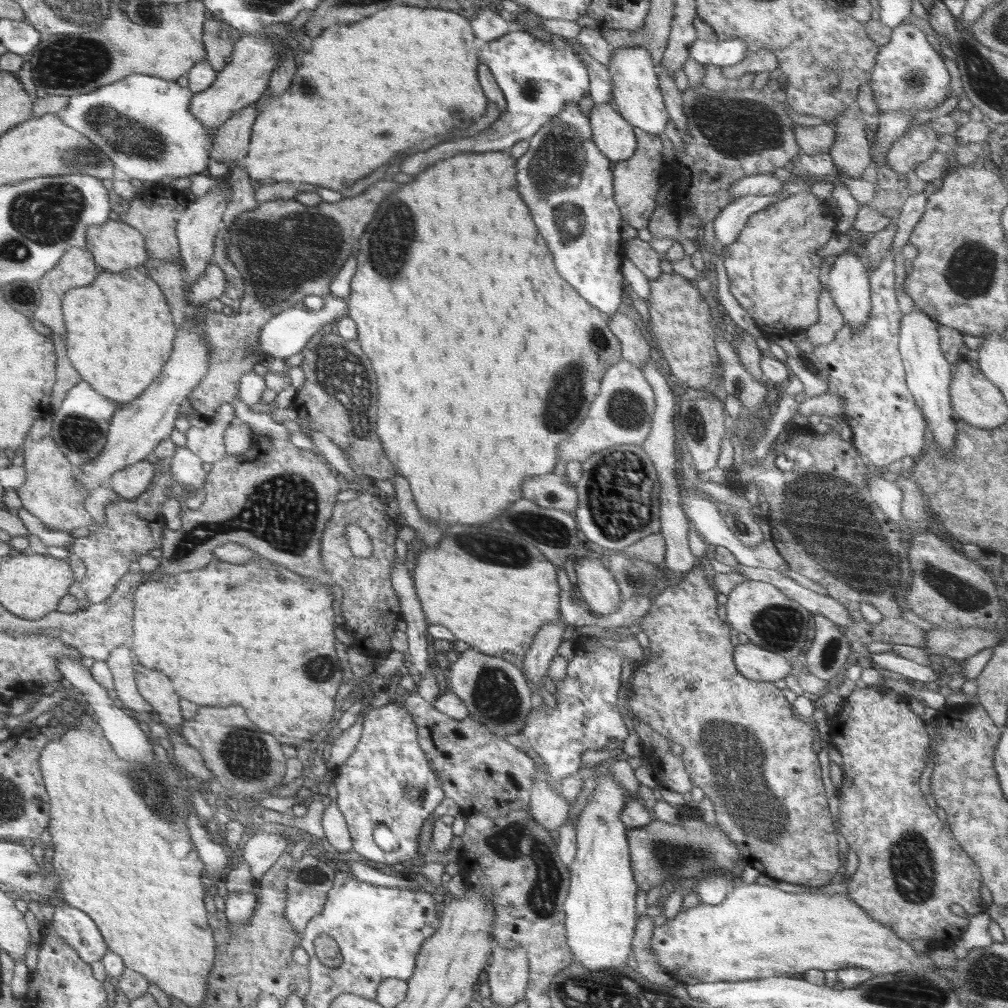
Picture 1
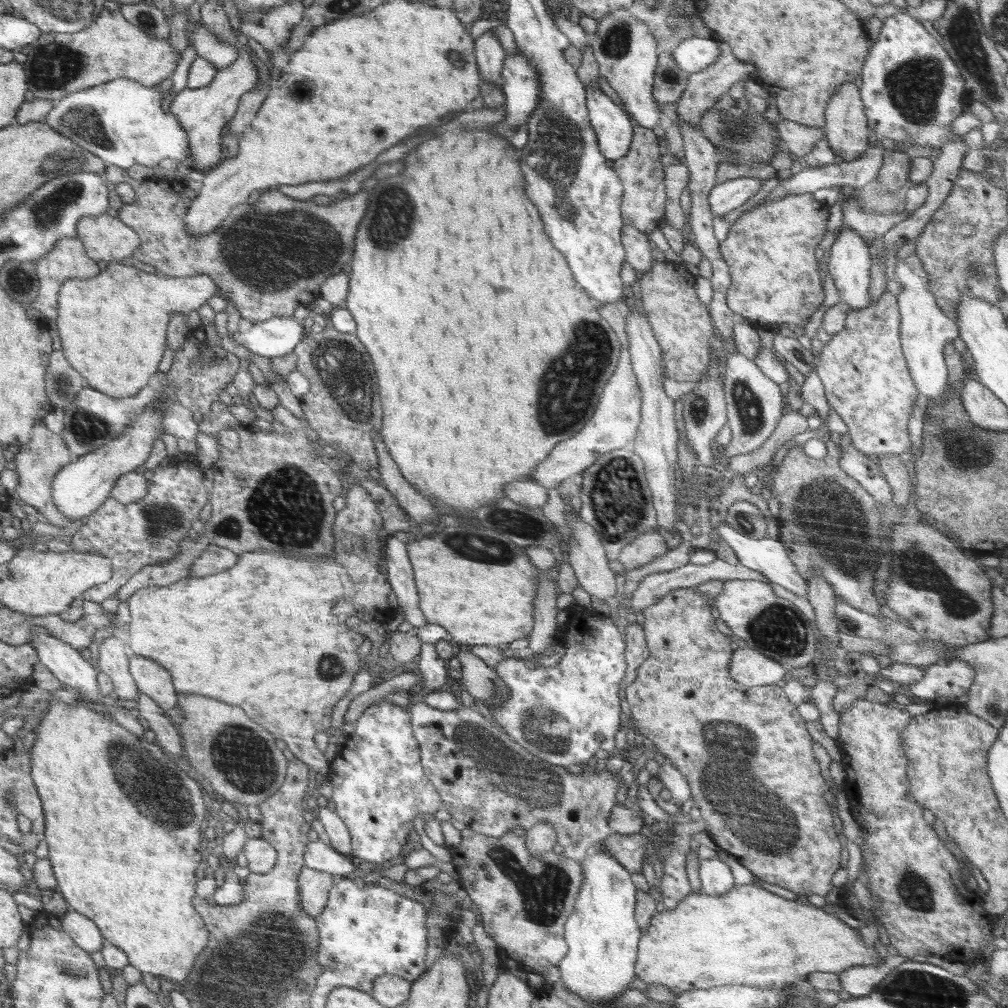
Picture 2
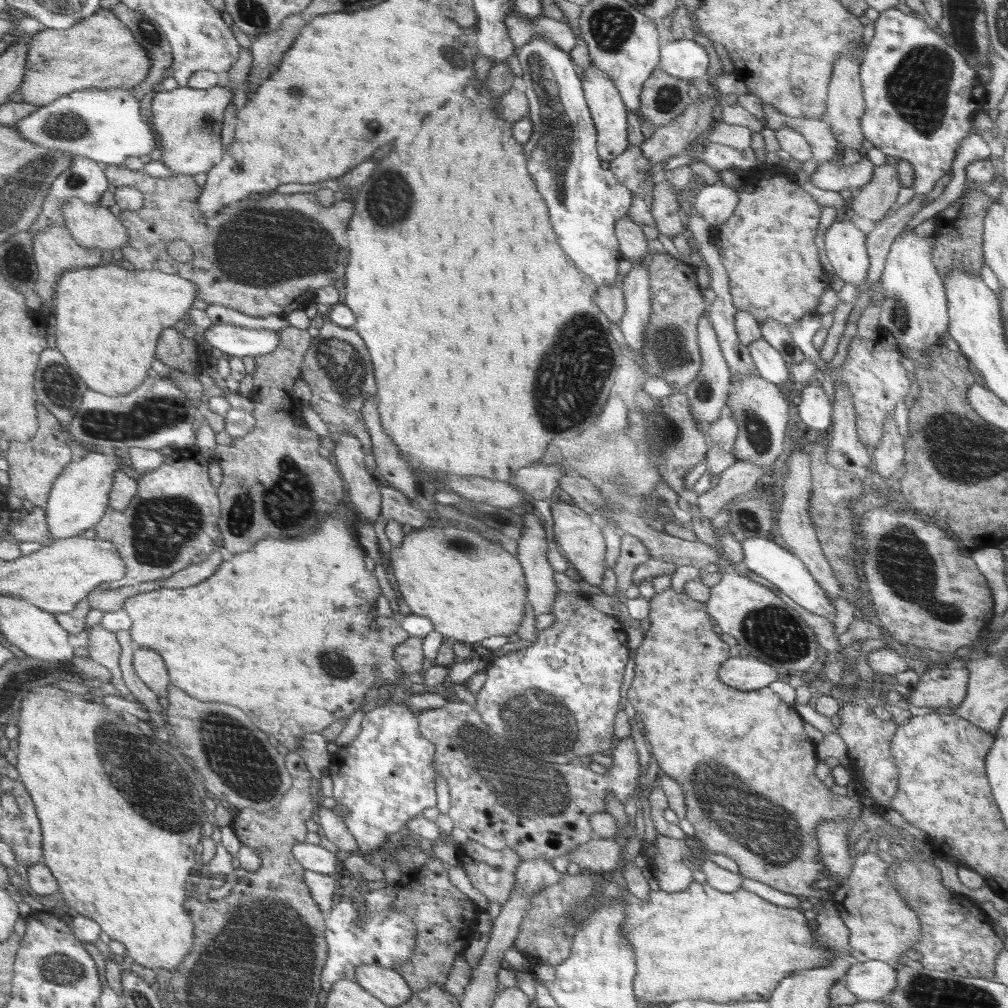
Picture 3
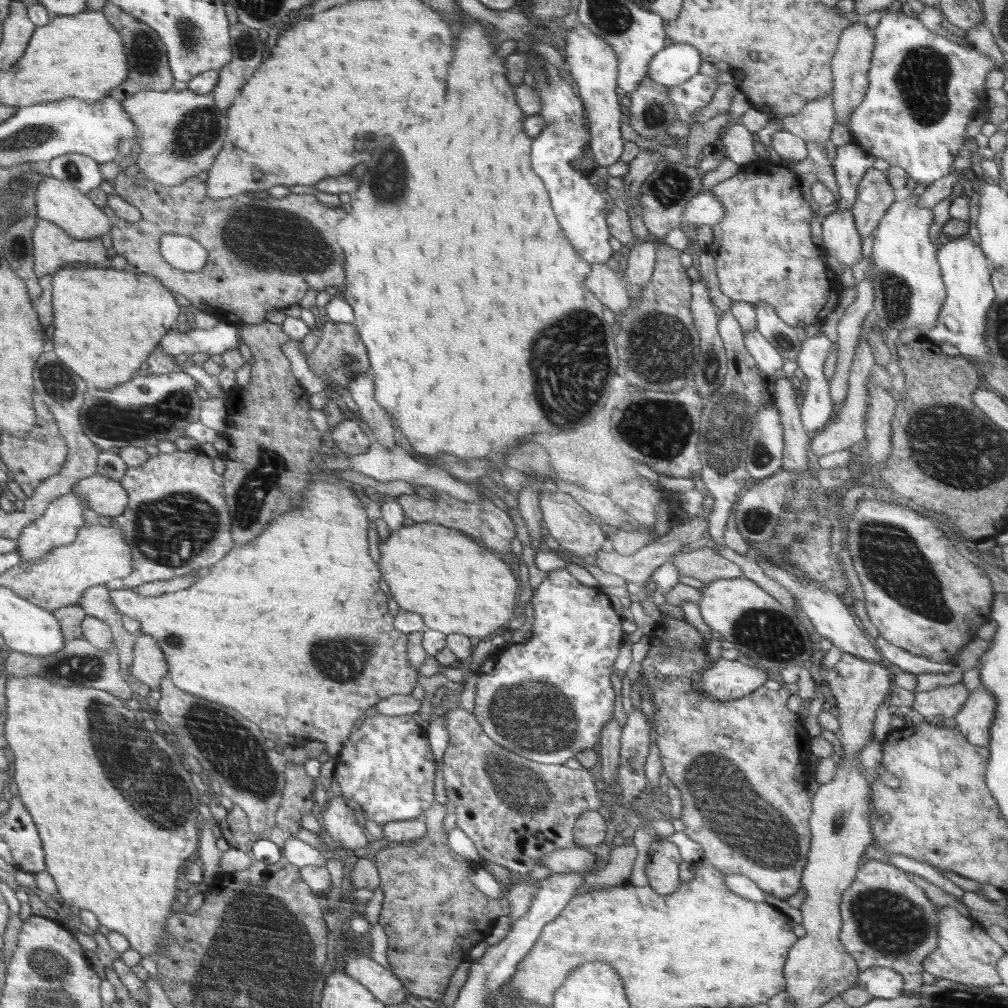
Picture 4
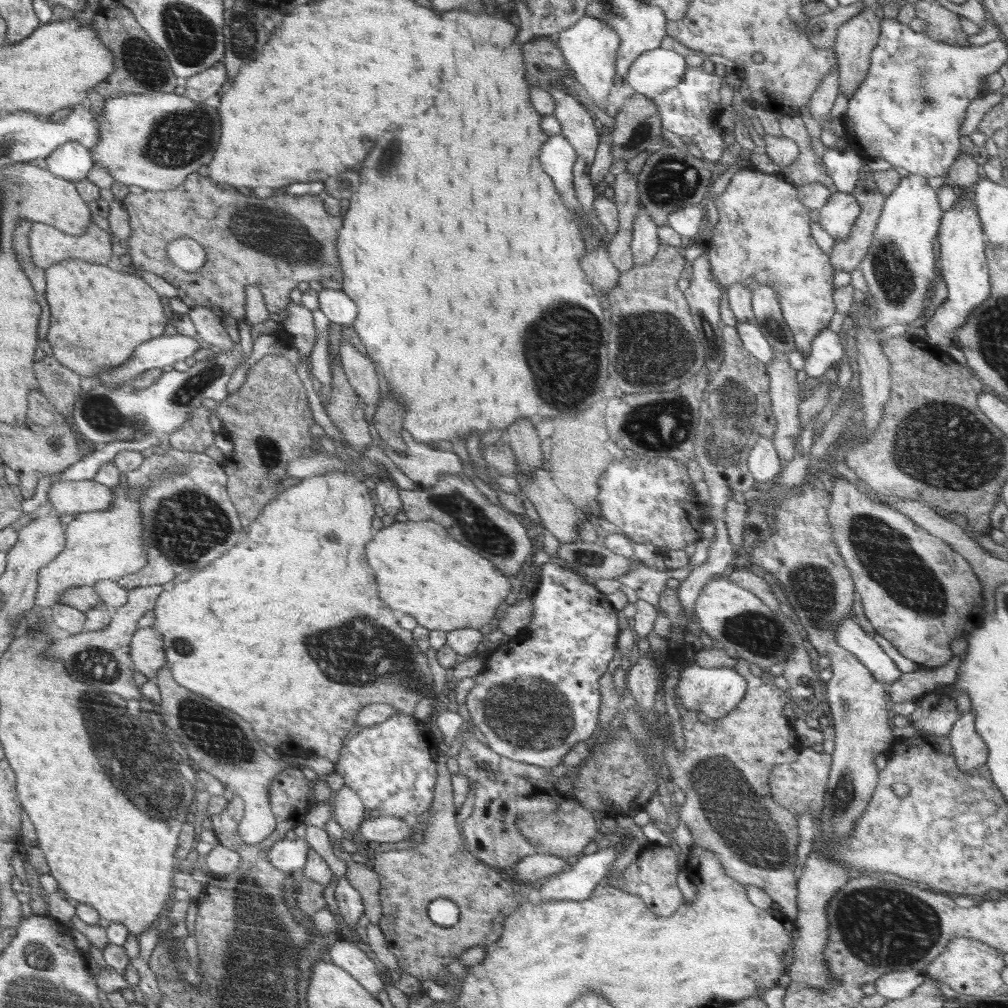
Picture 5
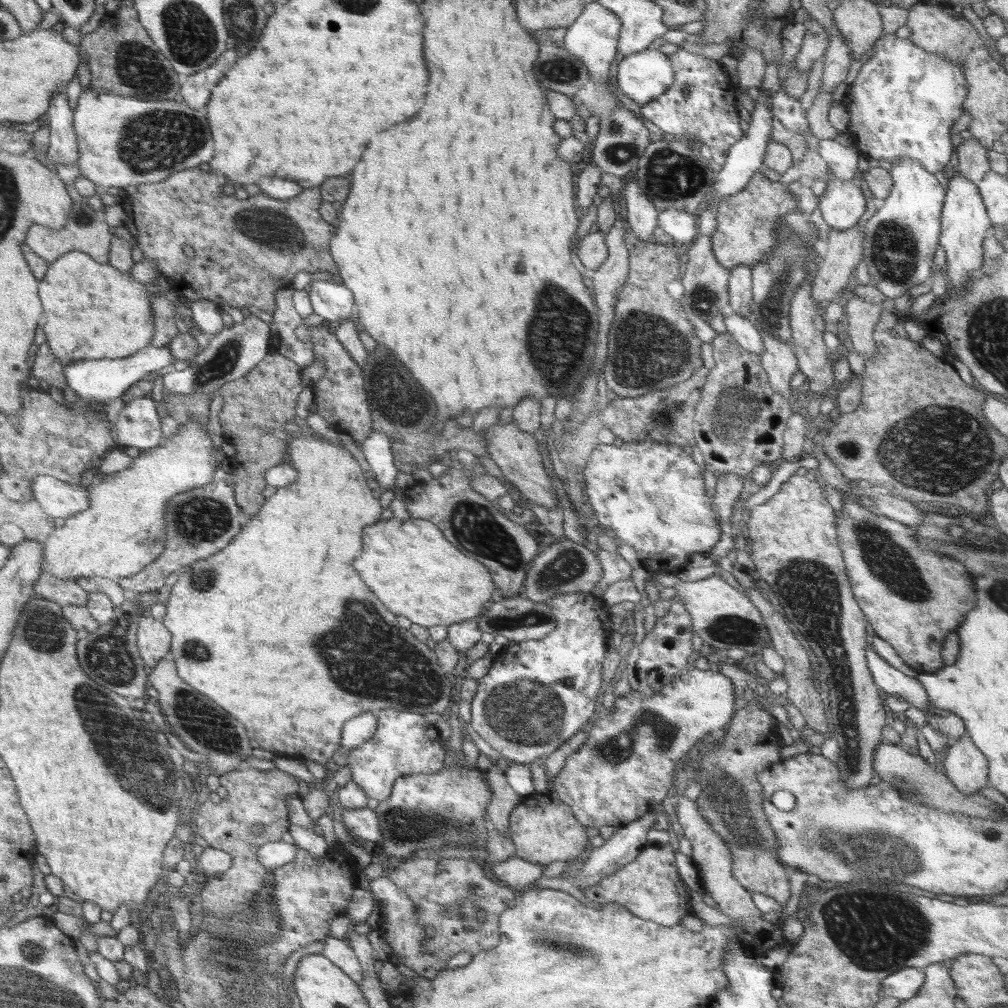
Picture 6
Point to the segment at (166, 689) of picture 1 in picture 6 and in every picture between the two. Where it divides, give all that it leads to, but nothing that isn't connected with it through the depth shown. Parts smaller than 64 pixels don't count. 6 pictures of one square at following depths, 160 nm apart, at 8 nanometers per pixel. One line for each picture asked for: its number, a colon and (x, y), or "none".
2: (152, 679)
3: (149, 665)
4: (150, 666)
5: (147, 651)
6: (154, 640)

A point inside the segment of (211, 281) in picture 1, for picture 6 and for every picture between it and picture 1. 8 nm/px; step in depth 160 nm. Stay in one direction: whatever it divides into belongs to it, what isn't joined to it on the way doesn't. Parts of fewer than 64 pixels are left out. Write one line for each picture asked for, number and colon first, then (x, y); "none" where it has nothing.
2: (113, 326)
3: (109, 318)
4: (106, 321)
5: (100, 316)
6: (93, 310)

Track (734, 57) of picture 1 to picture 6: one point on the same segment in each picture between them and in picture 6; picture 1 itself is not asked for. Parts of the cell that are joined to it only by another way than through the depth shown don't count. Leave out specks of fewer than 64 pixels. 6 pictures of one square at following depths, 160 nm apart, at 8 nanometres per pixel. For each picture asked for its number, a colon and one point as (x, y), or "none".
2: (694, 54)
3: (686, 59)
4: (675, 64)
5: (658, 70)
6: (643, 76)

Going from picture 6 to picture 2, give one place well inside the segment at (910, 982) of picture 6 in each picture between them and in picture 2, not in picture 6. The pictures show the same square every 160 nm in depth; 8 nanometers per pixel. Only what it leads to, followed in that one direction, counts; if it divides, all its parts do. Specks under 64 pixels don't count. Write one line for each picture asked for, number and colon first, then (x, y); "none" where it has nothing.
2: (860, 980)
3: (874, 980)
4: (885, 983)
5: (896, 985)

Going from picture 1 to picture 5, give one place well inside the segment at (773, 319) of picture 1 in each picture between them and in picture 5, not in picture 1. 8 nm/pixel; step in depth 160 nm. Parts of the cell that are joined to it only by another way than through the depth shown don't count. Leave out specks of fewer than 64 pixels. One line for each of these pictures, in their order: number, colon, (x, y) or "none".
2: (775, 278)
3: (767, 245)
4: (764, 252)
5: (762, 236)

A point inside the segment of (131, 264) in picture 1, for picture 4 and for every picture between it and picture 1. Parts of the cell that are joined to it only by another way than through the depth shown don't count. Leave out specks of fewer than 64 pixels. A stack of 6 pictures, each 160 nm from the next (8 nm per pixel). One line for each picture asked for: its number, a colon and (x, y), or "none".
2: (107, 239)
3: (93, 226)
4: (58, 202)

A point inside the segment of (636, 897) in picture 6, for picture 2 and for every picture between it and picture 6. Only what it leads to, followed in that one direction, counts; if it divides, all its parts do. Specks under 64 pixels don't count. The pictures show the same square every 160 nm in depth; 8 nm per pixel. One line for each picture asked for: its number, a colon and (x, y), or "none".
2: (674, 884)
3: (673, 874)
4: (664, 859)
5: (652, 876)

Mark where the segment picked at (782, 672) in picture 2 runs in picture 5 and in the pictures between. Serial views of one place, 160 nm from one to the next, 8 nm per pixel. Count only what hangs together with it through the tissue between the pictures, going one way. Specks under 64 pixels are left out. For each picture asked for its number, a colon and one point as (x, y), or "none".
3: (745, 673)
4: (726, 680)
5: (715, 692)

